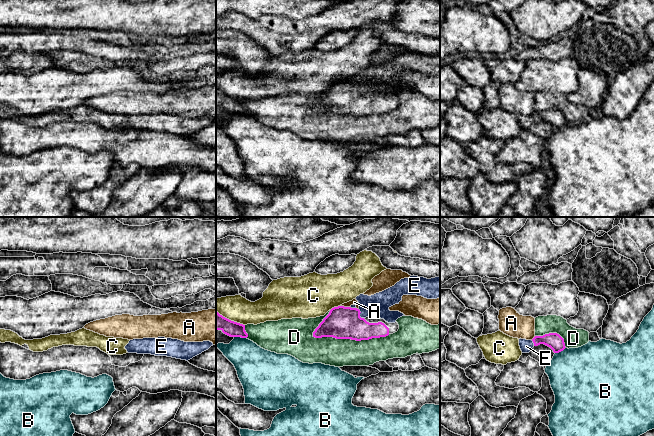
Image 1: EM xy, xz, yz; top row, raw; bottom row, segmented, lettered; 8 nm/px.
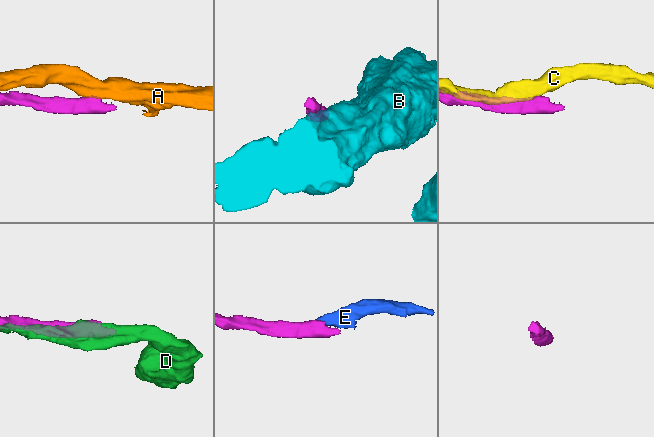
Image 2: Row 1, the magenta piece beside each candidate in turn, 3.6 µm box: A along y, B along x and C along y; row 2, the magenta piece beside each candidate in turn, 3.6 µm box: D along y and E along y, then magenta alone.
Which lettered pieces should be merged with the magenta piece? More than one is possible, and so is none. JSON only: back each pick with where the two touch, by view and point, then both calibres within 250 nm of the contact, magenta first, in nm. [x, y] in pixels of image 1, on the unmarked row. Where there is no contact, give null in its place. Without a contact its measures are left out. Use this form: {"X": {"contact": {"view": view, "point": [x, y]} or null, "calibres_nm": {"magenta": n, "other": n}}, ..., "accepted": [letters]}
{"E": {"contact": {"view": "xz", "point": [359, 90]}, "calibres_nm": {"magenta": 260, "other": 190}}, "accepted": ["E"]}

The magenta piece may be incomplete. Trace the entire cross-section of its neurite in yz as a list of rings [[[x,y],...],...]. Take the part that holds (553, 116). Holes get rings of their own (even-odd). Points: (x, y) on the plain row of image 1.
[[[557,109],[535,112],[532,116],[519,115],[519,122],[522,129],[529,129],[534,122],[538,122],[540,120],[550,123],[554,129],[559,129],[566,124],[564,115]]]

